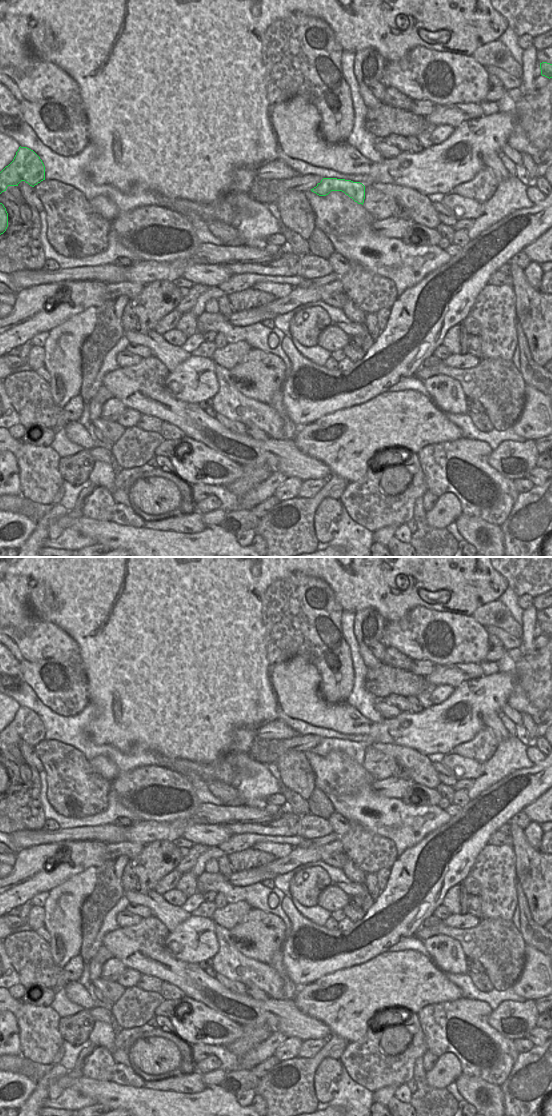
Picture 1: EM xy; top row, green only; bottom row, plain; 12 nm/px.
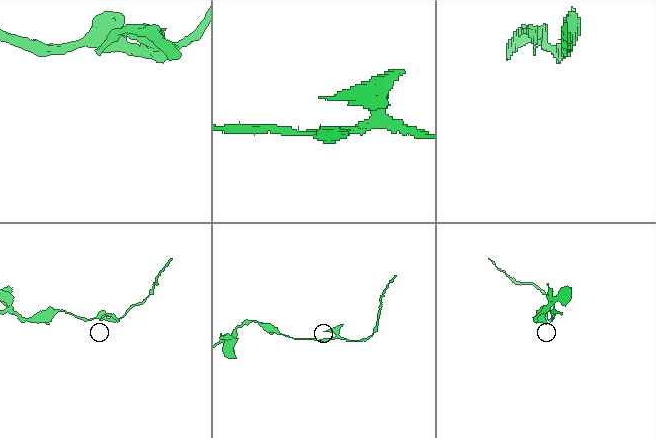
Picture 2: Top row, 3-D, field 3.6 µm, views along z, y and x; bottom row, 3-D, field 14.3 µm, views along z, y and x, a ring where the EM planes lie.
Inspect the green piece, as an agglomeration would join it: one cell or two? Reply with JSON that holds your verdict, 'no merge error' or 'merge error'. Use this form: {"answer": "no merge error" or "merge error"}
{"answer": "merge error"}

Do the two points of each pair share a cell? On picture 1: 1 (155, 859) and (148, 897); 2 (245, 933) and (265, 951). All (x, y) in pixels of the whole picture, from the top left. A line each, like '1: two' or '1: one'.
1: two
2: one

